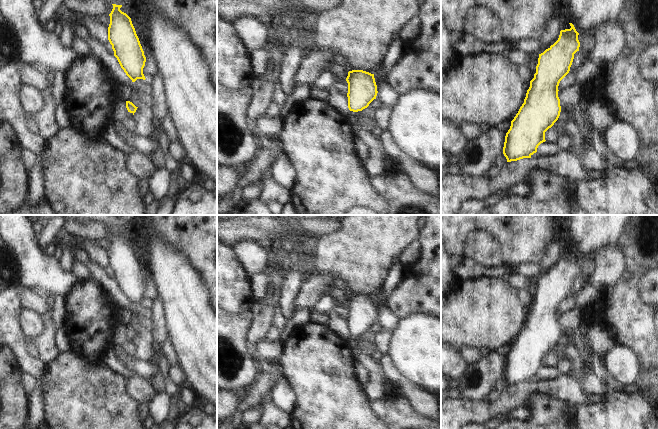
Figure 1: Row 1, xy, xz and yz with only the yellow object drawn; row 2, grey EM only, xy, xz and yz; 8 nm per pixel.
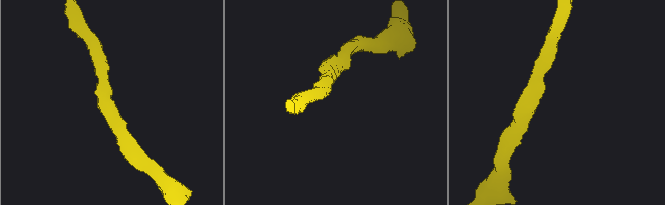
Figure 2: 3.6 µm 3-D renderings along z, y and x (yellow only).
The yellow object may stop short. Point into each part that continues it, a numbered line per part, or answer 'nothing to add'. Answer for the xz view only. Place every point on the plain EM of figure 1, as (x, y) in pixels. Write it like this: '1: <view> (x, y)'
1: xz (353, 339).

